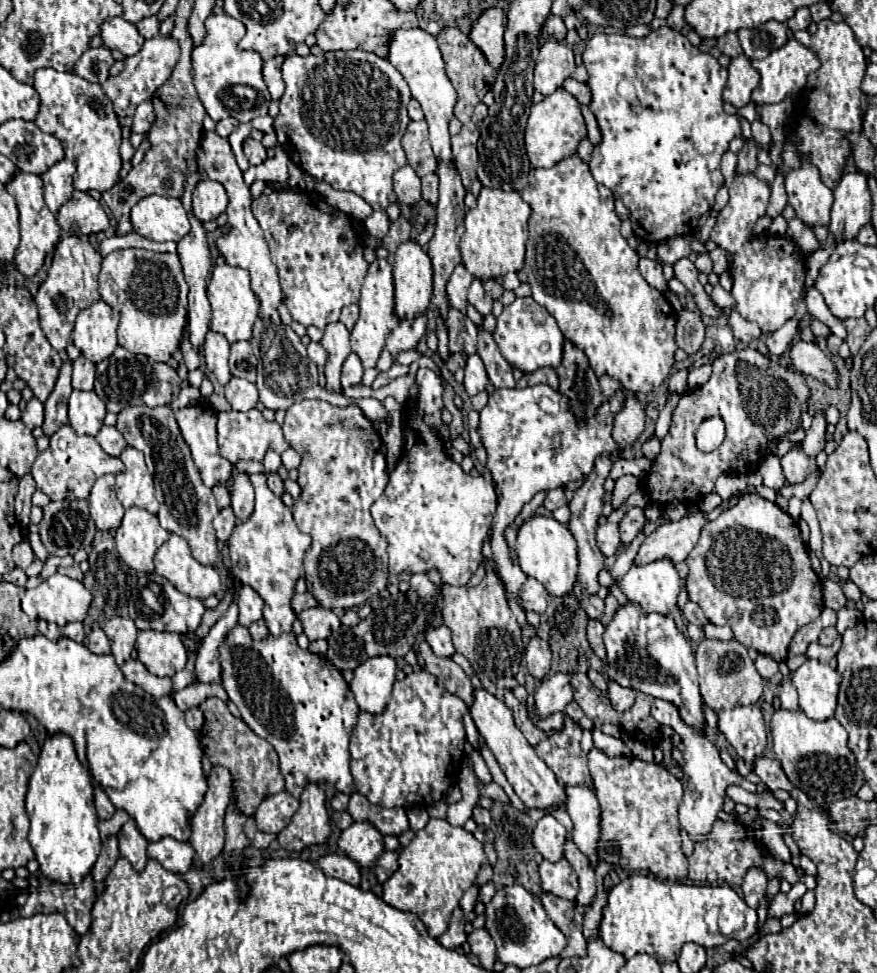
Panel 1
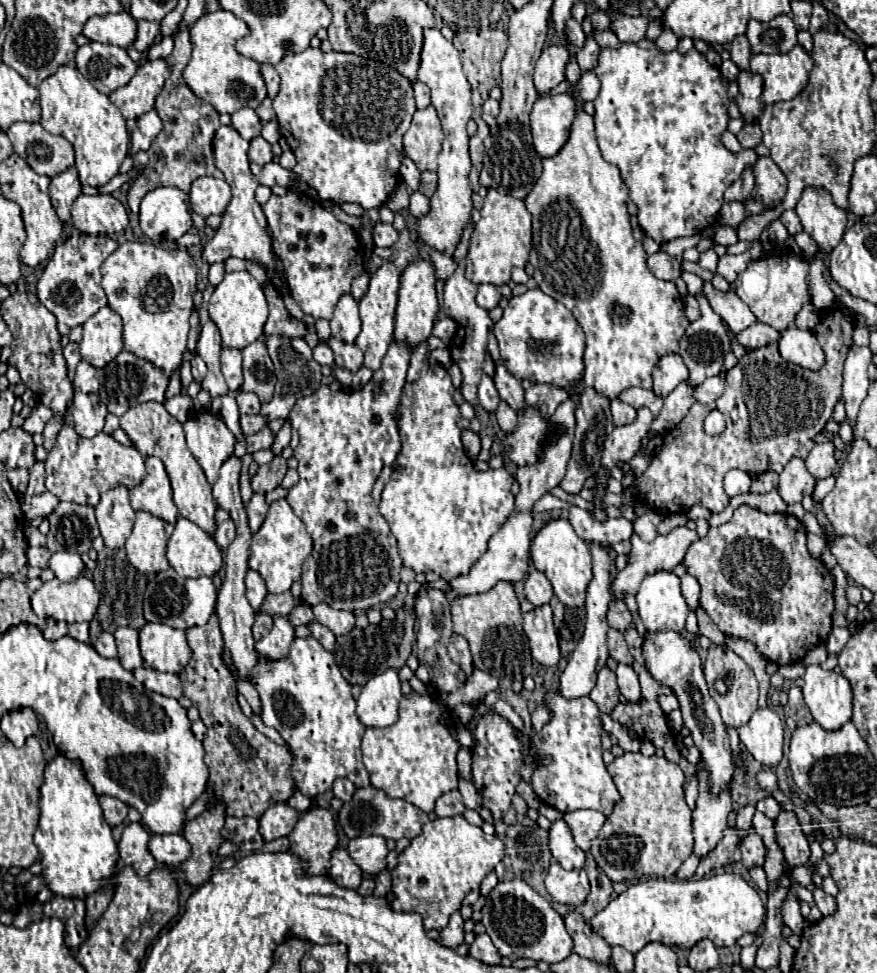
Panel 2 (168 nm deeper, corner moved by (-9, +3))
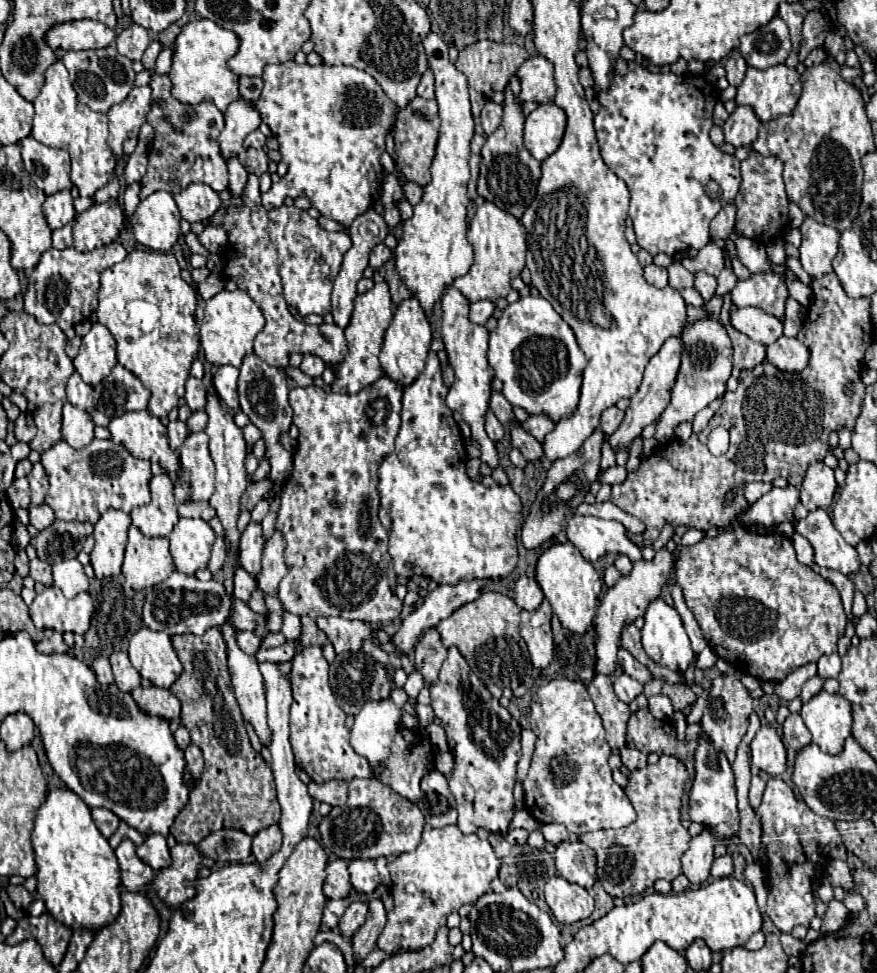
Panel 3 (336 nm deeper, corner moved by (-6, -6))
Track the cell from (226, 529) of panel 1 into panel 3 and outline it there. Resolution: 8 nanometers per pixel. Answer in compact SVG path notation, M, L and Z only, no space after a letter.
M219 536L217 540L215 540L215 544L213 544L213 550L211 550L211 558L209 558L209 562L207 562L207 570L215 576L221 568L223 568L223 564L225 564L225 556L227 556L227 548L225 548L225 540Z

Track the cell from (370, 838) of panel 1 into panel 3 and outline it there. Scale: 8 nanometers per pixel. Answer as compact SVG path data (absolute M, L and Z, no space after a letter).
M351 860L349 874L351 874L351 886L359 894L371 894L381 884L373 860Z

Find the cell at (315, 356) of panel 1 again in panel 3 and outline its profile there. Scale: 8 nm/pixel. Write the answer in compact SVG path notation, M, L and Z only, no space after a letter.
M307 354L307 356L303 356L303 362L301 362L299 370L305 372L307 376L315 378L315 376L321 376L321 374L323 374L323 370L325 370L325 362L323 362L321 358L317 358L317 356Z

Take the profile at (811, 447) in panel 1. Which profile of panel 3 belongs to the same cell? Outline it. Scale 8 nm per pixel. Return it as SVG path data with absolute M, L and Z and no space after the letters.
M823 462L811 464L805 480L799 488L801 494L801 504L811 512L817 508L829 508L833 502L837 490L837 482L833 476L833 470L829 466L825 466Z

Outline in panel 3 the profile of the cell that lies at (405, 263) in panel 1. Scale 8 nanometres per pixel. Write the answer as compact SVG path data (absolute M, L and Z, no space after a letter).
M413 298L403 300L397 306L395 316L393 316L393 320L385 332L385 342L383 342L383 348L379 354L379 362L381 362L385 376L389 376L401 388L415 382L415 378L425 368L429 346L431 346L431 326L429 326L429 320L425 316L425 310Z

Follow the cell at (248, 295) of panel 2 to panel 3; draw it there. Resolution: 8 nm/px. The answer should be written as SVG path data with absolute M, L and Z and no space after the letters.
M221 290L213 298L207 300L205 312L203 312L203 324L201 324L201 344L205 350L205 360L213 366L231 364L235 368L241 366L243 358L253 352L253 340L257 332L265 326L263 312L259 306L249 298L243 290Z

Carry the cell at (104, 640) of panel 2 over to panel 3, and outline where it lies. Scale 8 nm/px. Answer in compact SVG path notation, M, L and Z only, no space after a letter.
M99 656L95 662L93 662L93 672L97 676L97 680L101 684L113 684L113 672L111 672L111 664L109 664L109 658L103 658Z

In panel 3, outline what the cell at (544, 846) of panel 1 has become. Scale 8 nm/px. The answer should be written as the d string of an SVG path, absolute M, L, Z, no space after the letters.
M561 842L555 850L555 866L565 880L587 890L597 880L595 850L583 842Z

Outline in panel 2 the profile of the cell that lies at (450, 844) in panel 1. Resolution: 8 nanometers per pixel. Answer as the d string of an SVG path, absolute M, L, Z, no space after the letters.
M462 815L428 821L422 827L422 833L400 853L398 865L392 869L392 907L396 907L396 911L416 911L422 915L428 931L442 931L448 925L450 915L462 907L462 899L472 891L472 887L482 883L482 879L502 861L502 857L504 843L496 835L486 835L480 827L470 825Z

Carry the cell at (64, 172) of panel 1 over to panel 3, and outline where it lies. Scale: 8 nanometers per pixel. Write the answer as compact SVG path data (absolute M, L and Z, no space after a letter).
M63 190L53 196L47 196L47 200L43 204L43 214L45 214L51 230L57 230L57 228L63 228L65 224L69 224L75 218L71 192Z

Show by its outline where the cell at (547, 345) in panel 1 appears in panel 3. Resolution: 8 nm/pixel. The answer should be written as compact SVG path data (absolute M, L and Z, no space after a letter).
M525 296L515 304L509 304L499 318L499 326L491 332L487 348L489 366L495 370L495 376L503 382L503 396L511 406L523 408L527 414L547 414L555 424L563 418L573 416L579 404L581 390L581 372L587 364L585 354L581 352L571 326L553 310L553 306L541 296Z

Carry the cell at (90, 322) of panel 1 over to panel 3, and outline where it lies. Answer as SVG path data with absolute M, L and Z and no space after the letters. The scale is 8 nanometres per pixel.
M93 324L89 334L83 336L83 344L79 354L73 360L75 370L89 386L97 386L113 366L117 364L115 358L115 338L103 324Z

